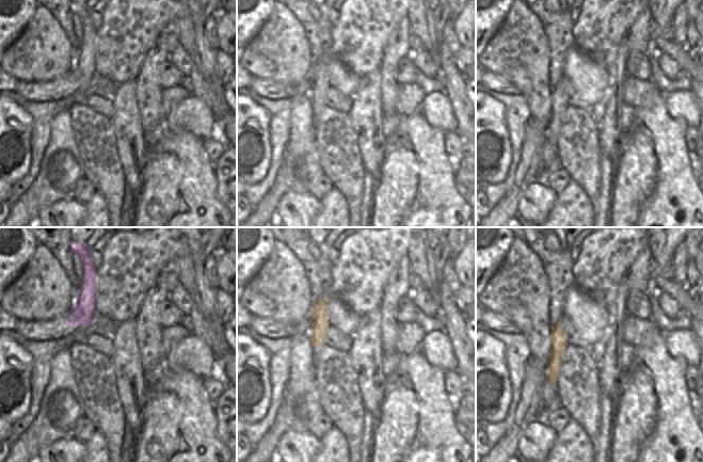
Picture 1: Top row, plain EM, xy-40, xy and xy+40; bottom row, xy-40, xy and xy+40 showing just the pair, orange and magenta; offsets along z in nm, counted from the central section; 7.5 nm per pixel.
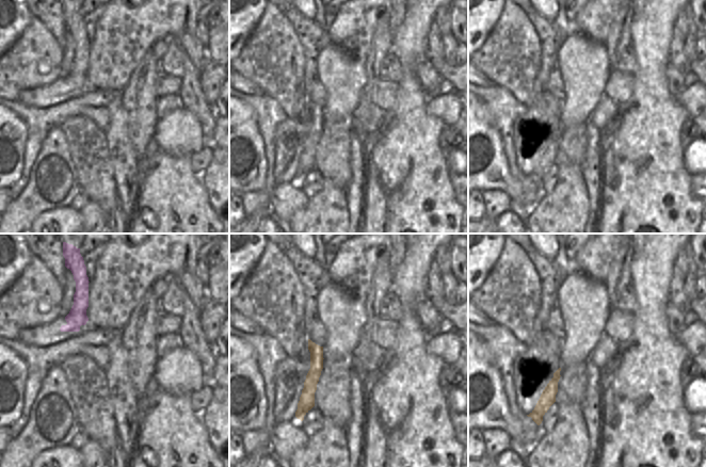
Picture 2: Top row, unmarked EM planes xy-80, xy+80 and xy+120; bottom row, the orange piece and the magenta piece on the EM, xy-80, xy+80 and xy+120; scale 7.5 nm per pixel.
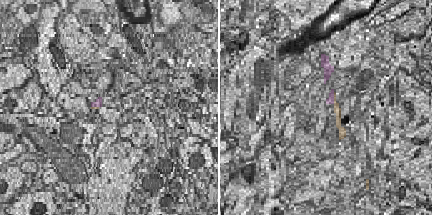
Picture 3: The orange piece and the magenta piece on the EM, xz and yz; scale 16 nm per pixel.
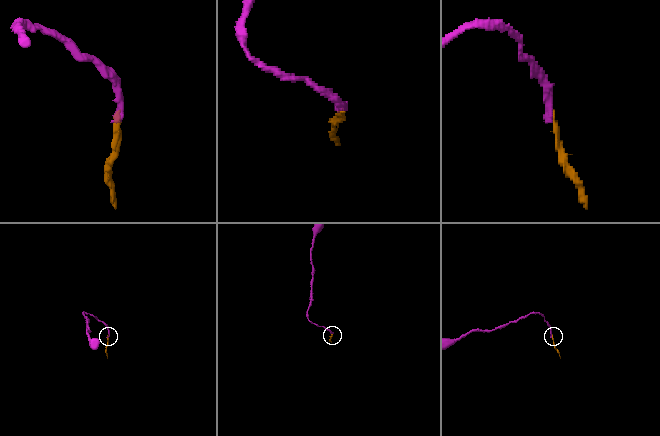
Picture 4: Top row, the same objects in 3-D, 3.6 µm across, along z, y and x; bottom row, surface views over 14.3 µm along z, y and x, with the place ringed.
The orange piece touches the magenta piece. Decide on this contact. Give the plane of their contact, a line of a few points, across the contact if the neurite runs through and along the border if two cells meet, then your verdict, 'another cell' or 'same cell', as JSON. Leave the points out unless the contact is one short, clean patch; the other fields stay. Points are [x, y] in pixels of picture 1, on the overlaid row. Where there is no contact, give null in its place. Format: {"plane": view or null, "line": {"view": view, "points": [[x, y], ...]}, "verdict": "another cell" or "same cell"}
{"plane": null, "verdict": "same cell"}

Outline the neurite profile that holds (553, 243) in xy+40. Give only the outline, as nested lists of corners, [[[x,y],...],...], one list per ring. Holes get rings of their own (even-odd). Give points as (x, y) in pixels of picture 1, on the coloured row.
[[[547,230],[546,233],[546,248],[554,252],[558,253],[561,251],[561,243],[554,232]]]

